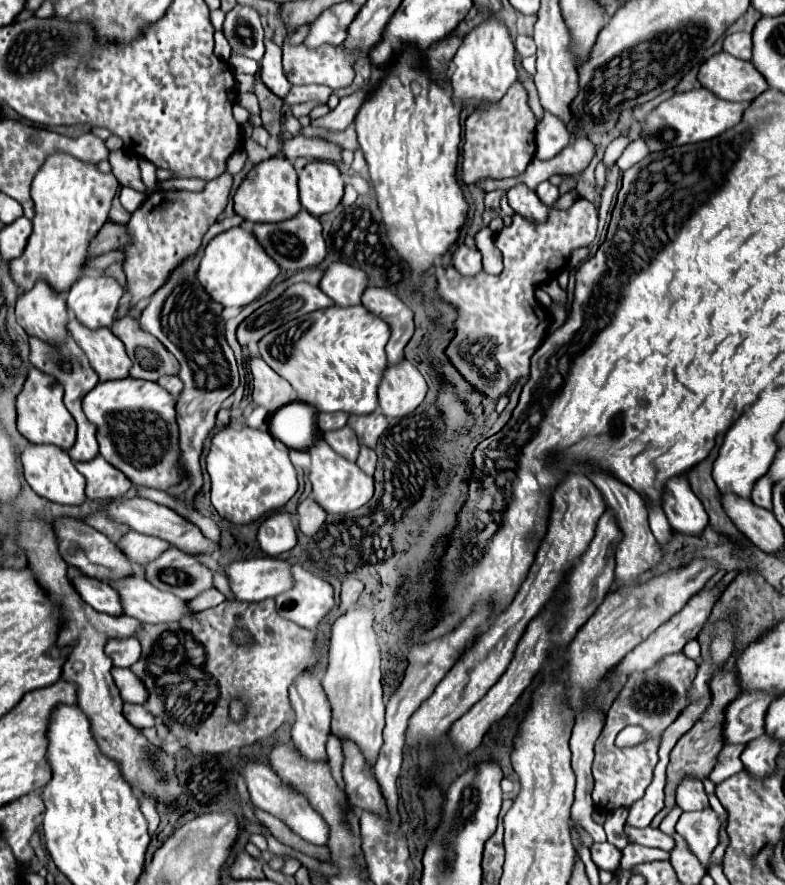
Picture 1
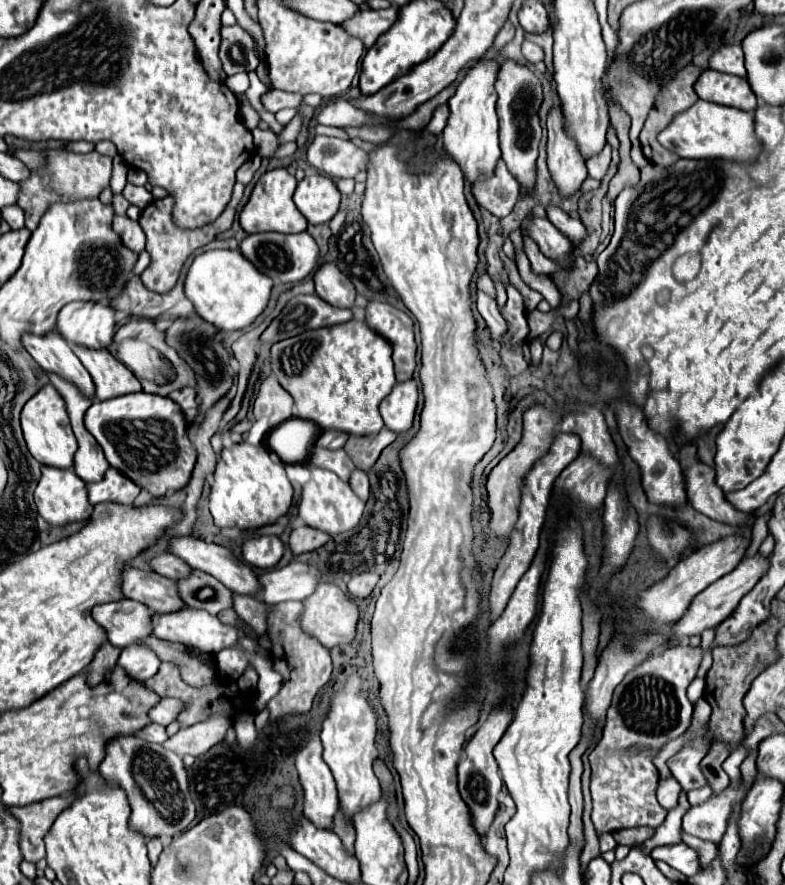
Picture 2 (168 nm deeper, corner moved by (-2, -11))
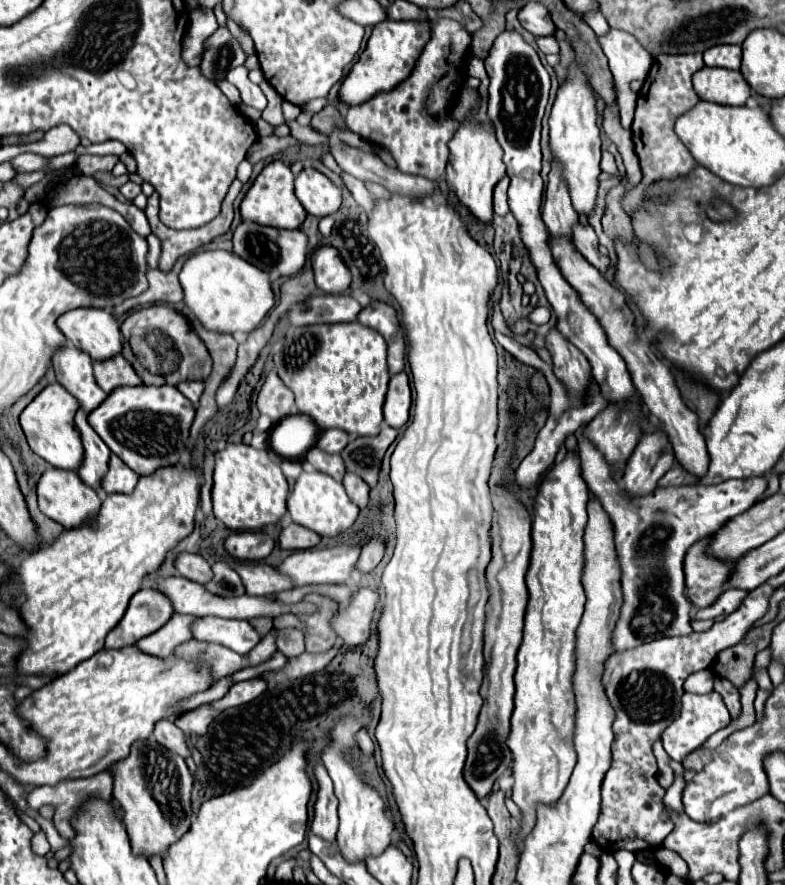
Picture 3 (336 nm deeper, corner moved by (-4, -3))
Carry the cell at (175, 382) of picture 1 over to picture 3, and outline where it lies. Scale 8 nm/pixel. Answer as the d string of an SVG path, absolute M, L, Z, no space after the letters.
M180 382L176 388L178 388L178 390L196 406L198 400L200 400L200 396L202 396L204 384L202 384L202 382Z

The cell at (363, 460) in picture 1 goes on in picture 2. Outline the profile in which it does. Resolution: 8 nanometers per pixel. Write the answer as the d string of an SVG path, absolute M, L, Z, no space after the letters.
M354 470L350 480L348 480L348 484L354 490L354 494L358 494L358 498L362 498L364 502L368 500L368 496L370 496L370 482L368 482L368 474L366 472L362 474L362 470Z

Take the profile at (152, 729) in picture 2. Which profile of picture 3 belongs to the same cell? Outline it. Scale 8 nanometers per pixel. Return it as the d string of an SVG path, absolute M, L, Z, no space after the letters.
M170 720L156 722L156 728L152 734L162 746L168 746L168 750L176 750L176 754L182 754L184 758L190 754L190 748L186 746L186 736L174 722Z

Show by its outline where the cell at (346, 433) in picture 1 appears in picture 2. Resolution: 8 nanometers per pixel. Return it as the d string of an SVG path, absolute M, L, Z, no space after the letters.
M314 446L312 454L310 454L310 464L338 474L338 478L342 478L344 482L350 478L352 470L354 470L354 464L344 450L326 450L320 446Z

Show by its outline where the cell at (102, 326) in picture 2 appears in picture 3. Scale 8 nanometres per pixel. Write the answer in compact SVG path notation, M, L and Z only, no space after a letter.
M74 308L74 310L64 312L56 324L60 332L66 336L66 340L70 340L76 348L88 352L92 360L106 360L120 354L122 350L124 340L120 334L120 324L112 316L112 312L104 308Z

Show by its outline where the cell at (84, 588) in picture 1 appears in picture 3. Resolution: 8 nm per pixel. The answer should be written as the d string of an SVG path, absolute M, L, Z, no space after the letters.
M152 588L138 590L128 604L124 618L106 636L106 648L126 648L140 638L162 628L172 616L172 604L164 594Z

